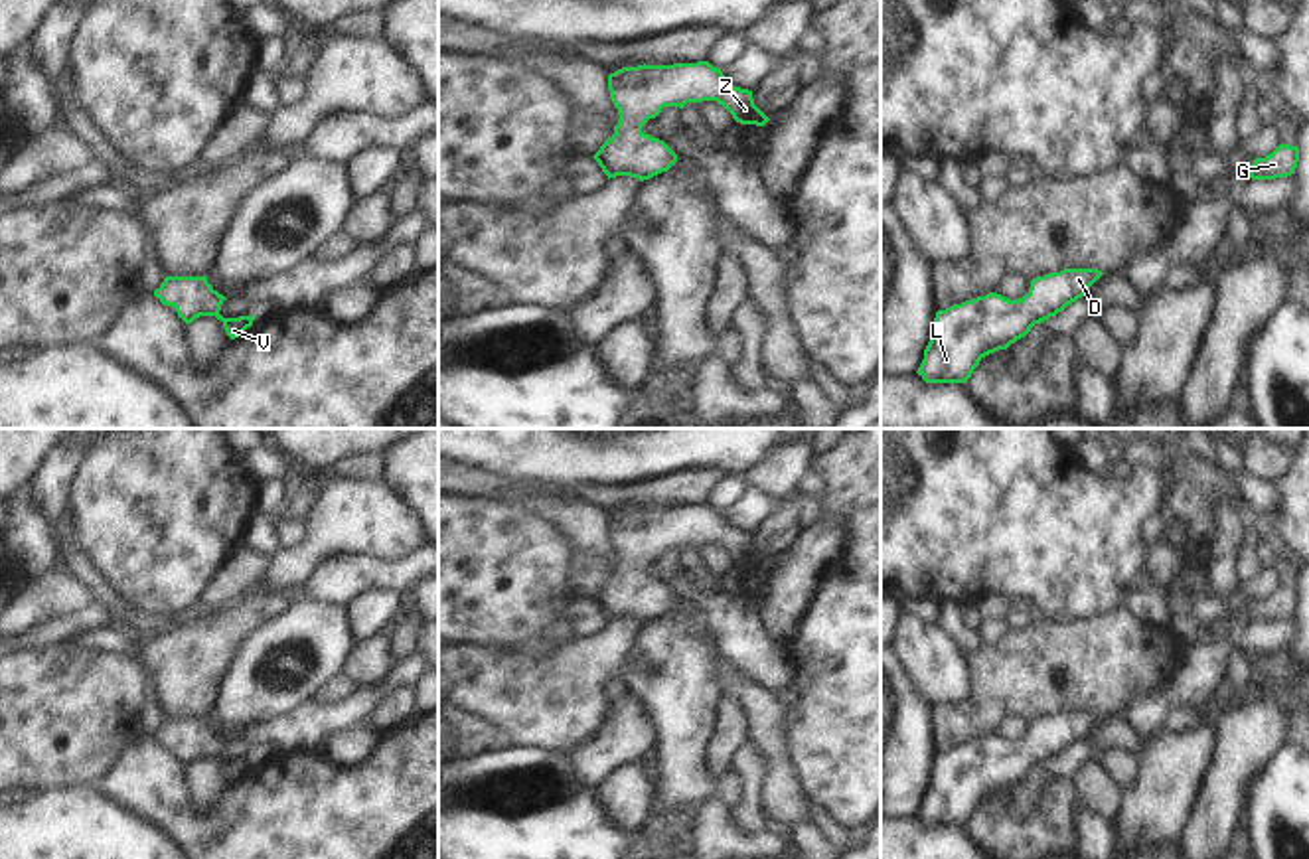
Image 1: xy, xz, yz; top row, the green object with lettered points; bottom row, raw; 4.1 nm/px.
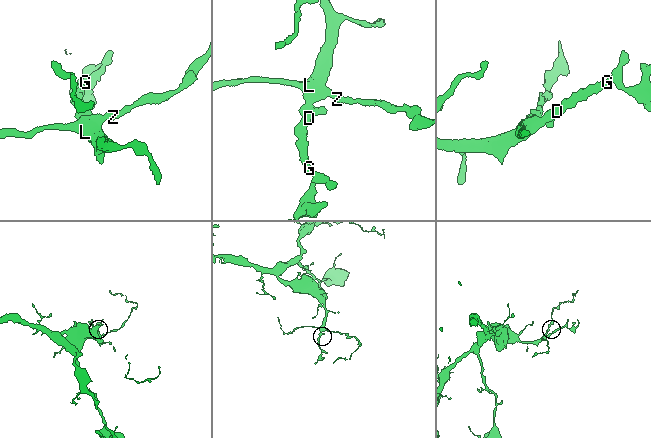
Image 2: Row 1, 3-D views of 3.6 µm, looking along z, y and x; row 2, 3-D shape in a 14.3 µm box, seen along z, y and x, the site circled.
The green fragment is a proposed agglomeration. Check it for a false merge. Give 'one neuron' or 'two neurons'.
one neuron

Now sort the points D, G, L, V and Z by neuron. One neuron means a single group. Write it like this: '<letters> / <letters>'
D G L V Z

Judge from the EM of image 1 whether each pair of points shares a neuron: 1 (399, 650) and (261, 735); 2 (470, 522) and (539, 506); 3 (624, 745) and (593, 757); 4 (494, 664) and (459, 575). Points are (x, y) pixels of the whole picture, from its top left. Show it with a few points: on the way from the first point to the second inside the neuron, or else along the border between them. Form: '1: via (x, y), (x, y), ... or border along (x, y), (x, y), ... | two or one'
1: border along (415, 650), (393, 666) | two
2: border along (514, 502), (547, 520), (565, 536) | two
3: via (616, 745), (601, 753) | one
4: border along (459, 646), (500, 646), (504, 650) | two

